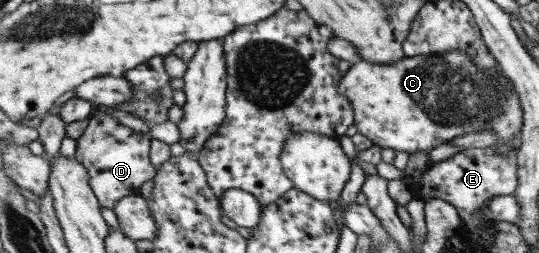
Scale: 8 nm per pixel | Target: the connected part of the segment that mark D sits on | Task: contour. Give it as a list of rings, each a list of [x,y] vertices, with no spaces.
[[[98,112],[92,117],[89,131],[76,140],[75,157],[91,174],[89,181],[102,207],[113,208],[128,195],[139,196],[140,187],[156,178],[157,171],[148,155],[152,138],[150,131],[141,134],[105,112]]]

